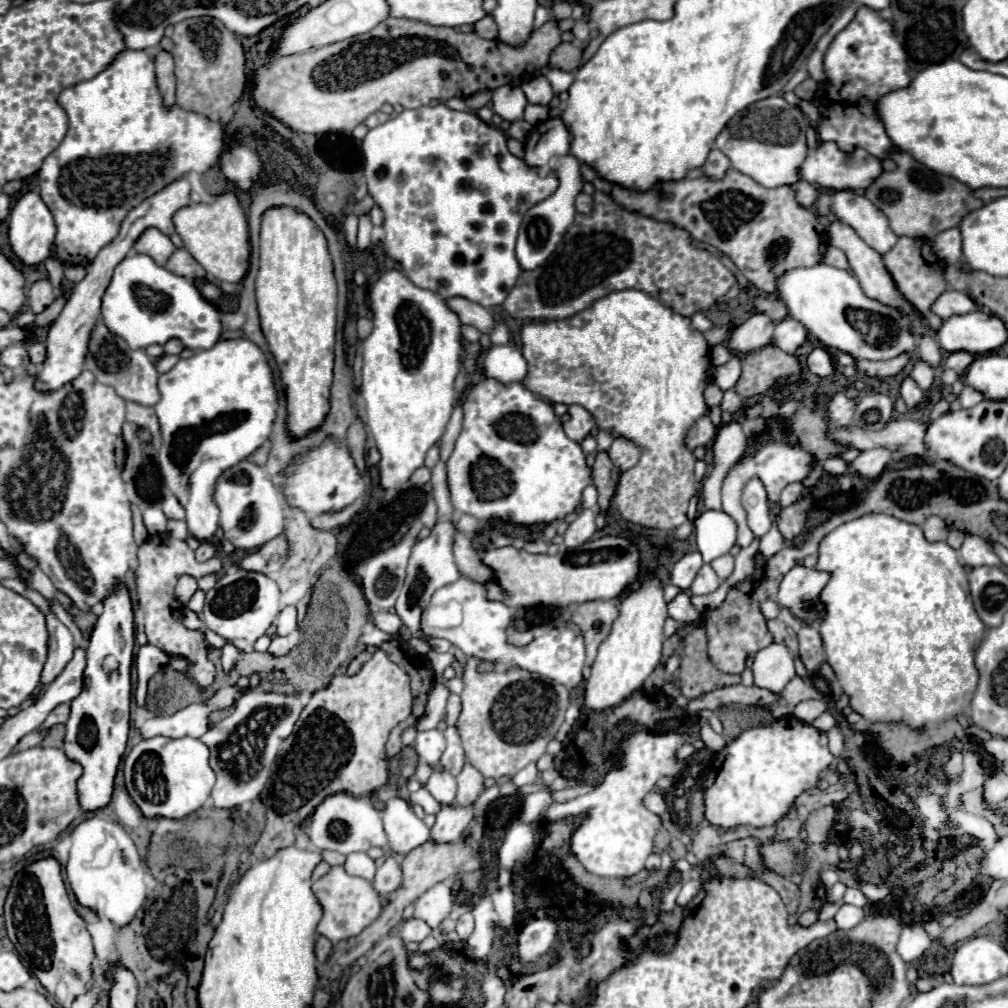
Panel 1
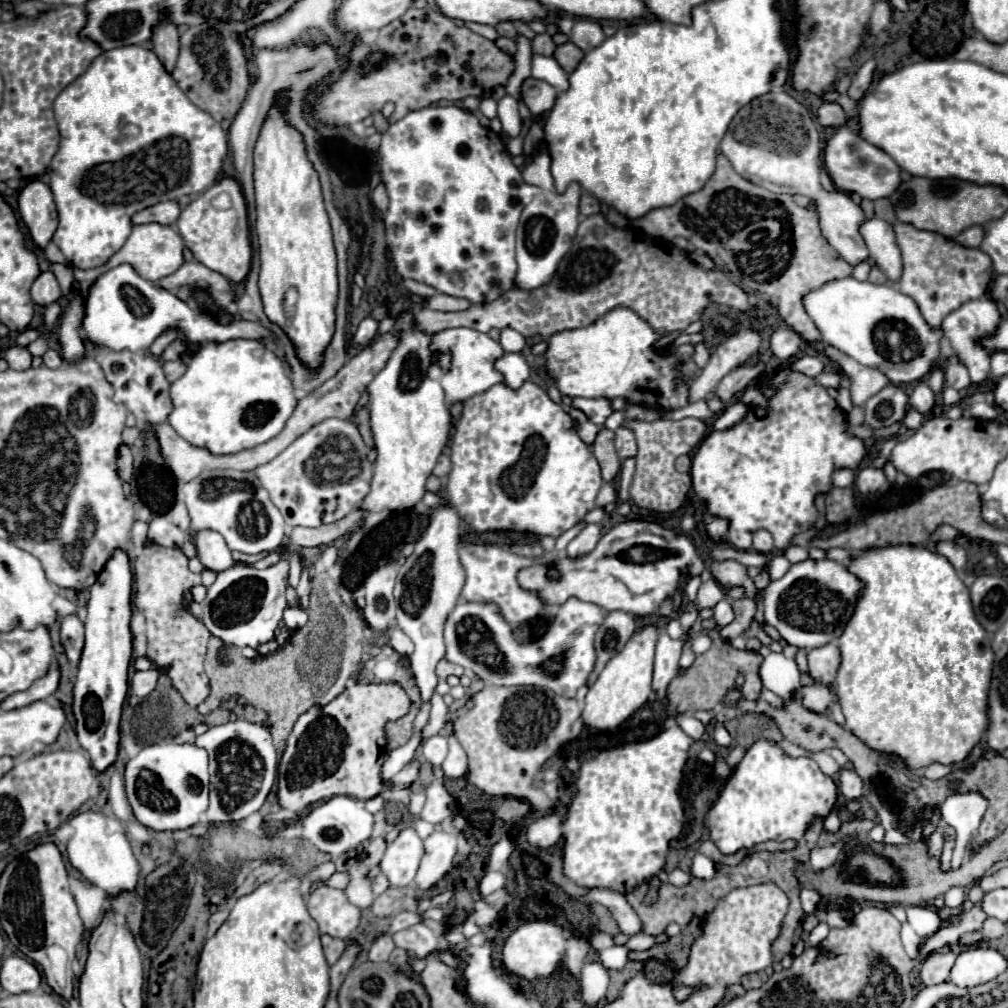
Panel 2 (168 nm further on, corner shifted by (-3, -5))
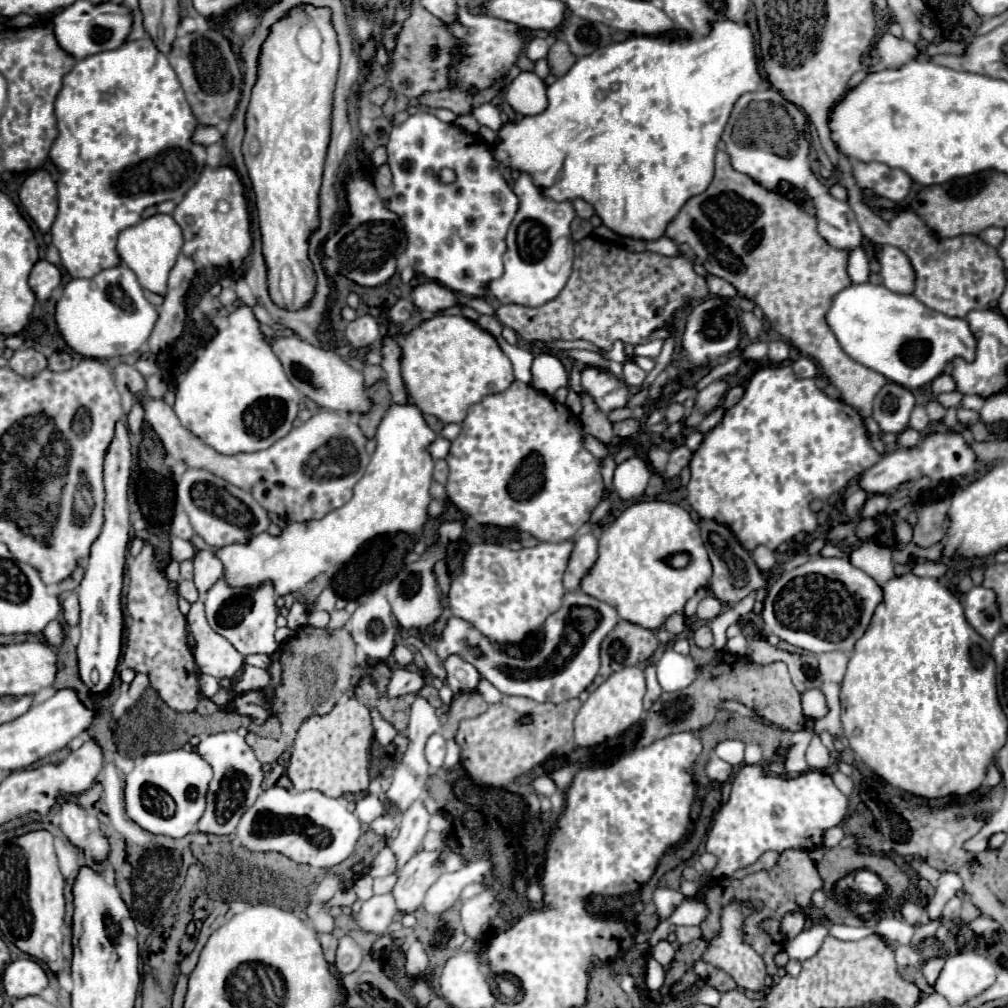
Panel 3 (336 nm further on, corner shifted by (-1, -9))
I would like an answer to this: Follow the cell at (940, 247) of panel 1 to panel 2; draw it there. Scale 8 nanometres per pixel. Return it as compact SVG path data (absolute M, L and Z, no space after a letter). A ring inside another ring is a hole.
M971 226L971 228L963 230L963 234L959 234L955 238L955 242L959 242L961 246L967 246L967 248L979 248L981 238L983 238L983 228L981 226Z

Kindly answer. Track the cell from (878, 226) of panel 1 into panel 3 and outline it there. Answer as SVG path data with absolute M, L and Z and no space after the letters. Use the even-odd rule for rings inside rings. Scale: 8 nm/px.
M881 246L879 248L879 262L881 262L881 278L883 284L897 294L911 294L915 288L915 270L905 256L903 250L895 246Z

